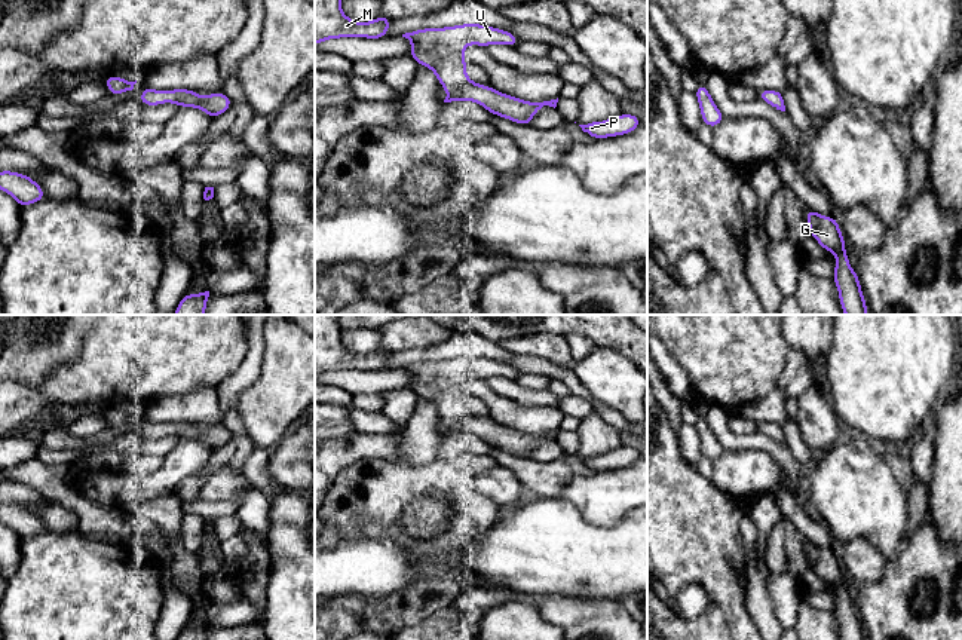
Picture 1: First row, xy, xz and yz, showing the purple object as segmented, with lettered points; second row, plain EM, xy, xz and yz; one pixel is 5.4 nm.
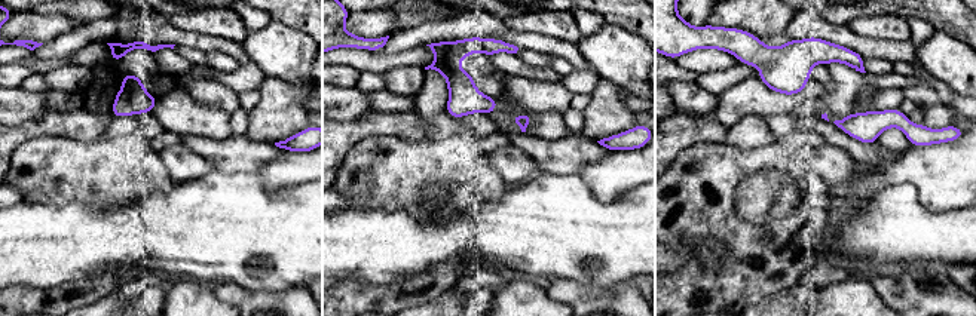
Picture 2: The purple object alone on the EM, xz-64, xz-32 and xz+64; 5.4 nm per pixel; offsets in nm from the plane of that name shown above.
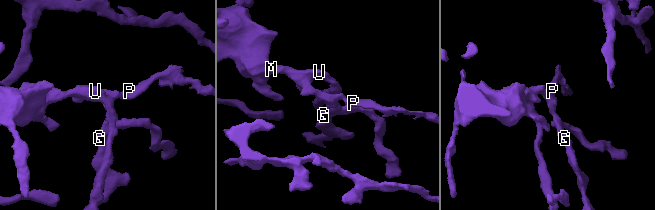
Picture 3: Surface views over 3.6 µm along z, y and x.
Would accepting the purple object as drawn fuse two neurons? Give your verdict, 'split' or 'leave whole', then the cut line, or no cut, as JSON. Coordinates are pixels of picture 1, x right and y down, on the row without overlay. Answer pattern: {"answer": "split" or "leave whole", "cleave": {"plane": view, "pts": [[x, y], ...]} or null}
{"answer": "leave whole", "cleave": null}

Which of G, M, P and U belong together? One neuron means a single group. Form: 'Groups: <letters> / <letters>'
Groups: G M P U

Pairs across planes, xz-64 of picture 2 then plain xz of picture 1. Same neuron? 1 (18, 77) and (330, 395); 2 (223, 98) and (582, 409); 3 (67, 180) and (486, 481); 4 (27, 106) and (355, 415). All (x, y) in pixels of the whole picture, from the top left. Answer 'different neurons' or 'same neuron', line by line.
1: same neuron
2: different neurons
3: different neurons
4: different neurons

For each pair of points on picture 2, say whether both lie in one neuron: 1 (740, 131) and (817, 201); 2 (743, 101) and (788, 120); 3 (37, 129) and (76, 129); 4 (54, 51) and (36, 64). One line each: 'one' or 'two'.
1: two
2: two
3: one
4: two

